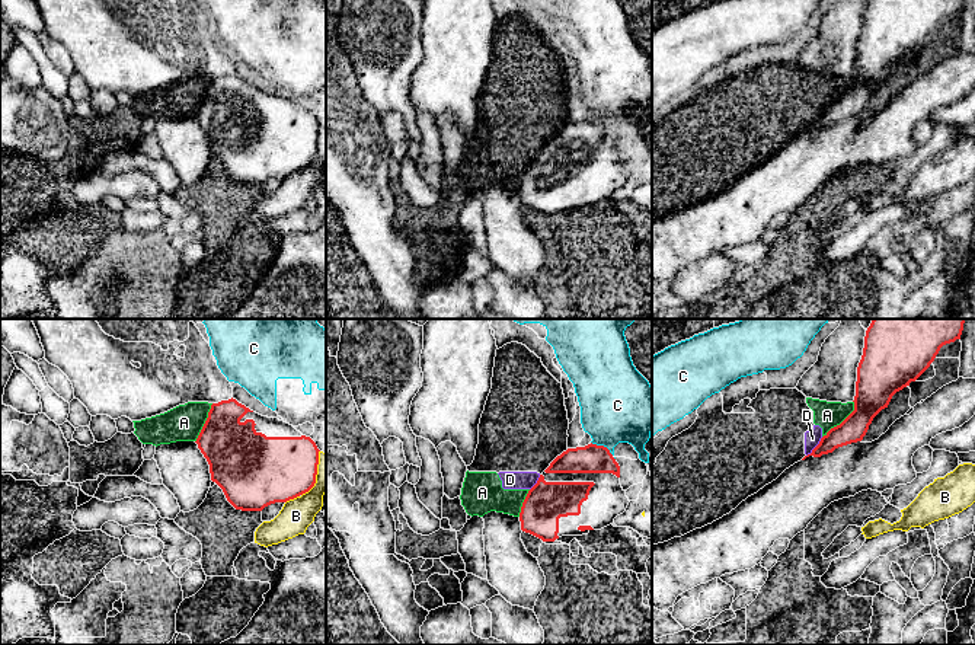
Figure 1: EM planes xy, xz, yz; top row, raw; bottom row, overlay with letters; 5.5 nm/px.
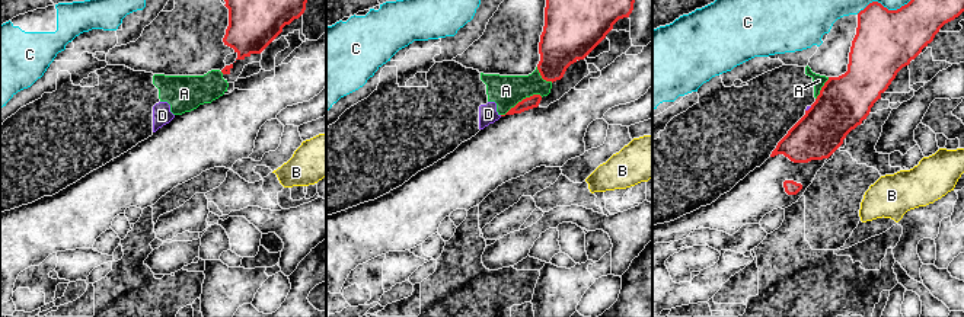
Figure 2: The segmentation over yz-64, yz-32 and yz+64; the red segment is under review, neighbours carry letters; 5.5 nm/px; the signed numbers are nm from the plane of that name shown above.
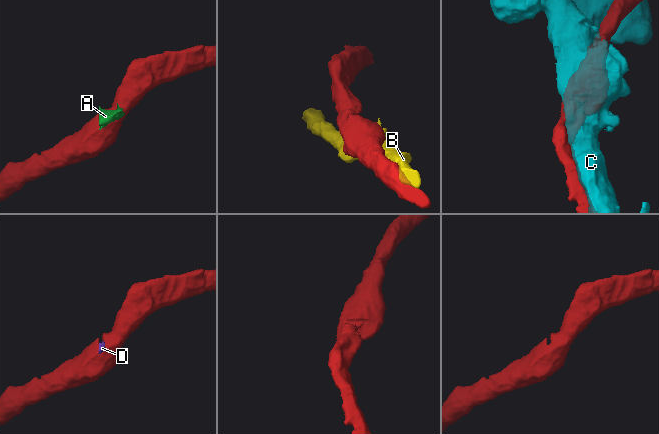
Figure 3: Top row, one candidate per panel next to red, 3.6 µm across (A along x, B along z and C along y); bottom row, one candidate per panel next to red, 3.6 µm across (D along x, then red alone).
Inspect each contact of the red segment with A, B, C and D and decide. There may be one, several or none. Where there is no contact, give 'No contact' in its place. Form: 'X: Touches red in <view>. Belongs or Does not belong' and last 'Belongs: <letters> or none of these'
A: Touches red in yz. Does not belong
B: Touches red in xy. Does not belong
C: Touches red in xz. Does not belong
D: Touches red in yz. Does not belong
Belongs: none of these

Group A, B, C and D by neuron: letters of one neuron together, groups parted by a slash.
A D / B / C

